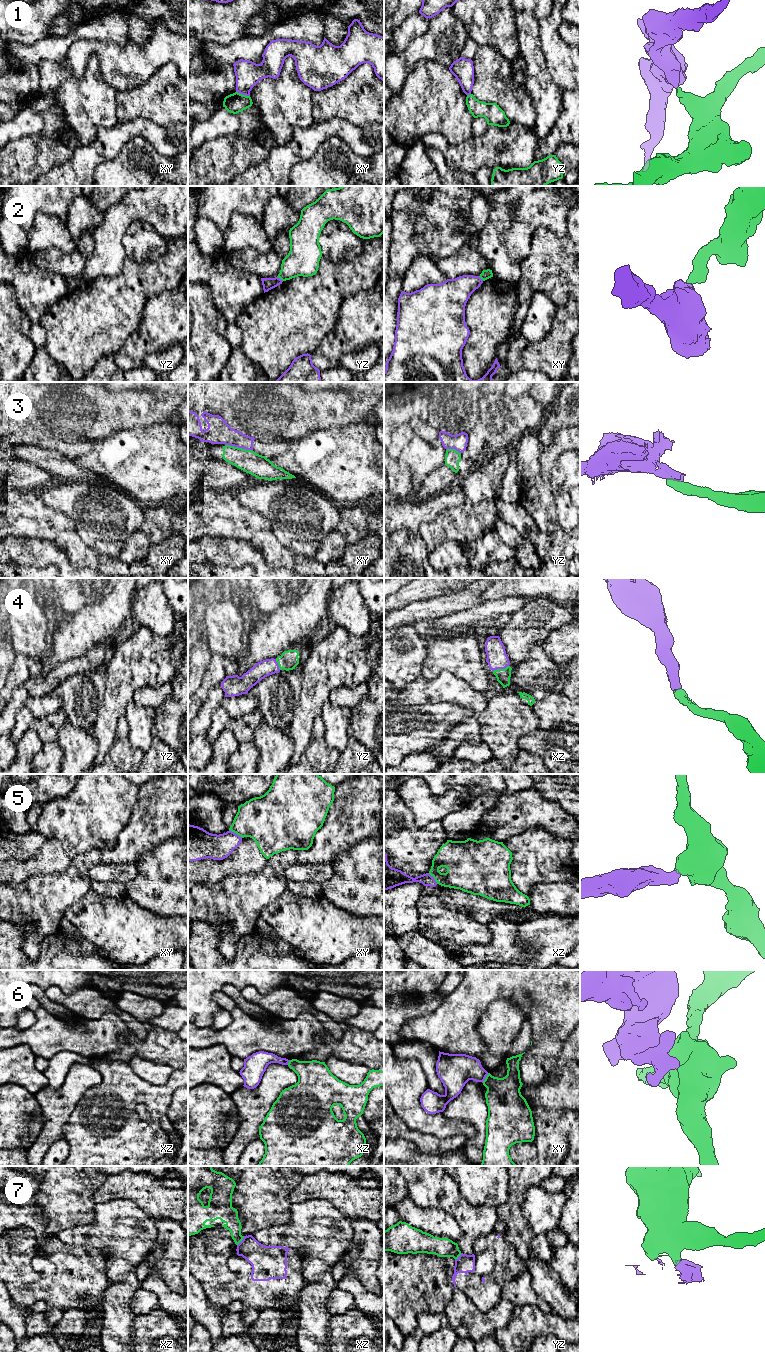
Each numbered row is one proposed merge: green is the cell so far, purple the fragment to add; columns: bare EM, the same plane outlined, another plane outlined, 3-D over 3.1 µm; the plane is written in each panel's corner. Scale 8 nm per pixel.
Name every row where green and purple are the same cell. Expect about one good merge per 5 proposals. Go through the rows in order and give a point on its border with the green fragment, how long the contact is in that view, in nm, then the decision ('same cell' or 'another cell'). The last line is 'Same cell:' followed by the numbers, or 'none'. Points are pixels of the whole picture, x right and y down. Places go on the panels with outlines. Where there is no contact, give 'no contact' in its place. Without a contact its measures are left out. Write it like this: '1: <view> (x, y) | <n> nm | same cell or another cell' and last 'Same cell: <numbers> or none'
1: xy (243, 95) | 120 nm | another cell
2: yz (280, 278) | 60 nm | another cell
3: xy (239, 448) | 240 nm | another cell
4: xz (500, 669) | 140 nm | same cell
5: xy (236, 833) | 130 nm | another cell
6: xy (485, 1078) | 90 nm | another cell
7: xz (241, 1240) | 100 nm | another cell
Same cell: 4

